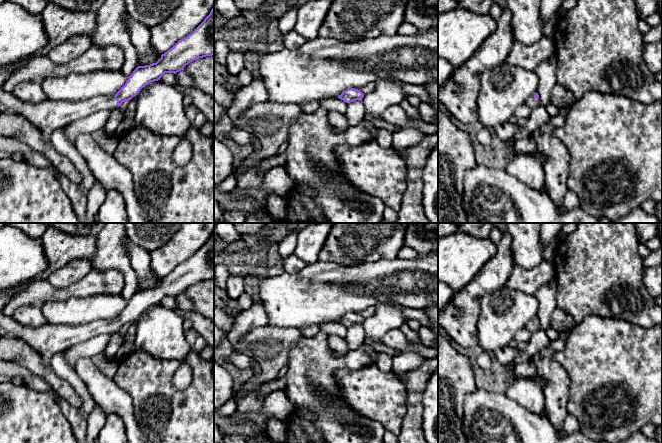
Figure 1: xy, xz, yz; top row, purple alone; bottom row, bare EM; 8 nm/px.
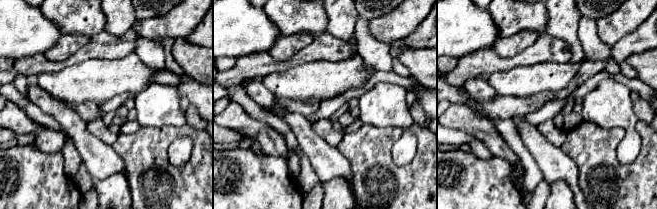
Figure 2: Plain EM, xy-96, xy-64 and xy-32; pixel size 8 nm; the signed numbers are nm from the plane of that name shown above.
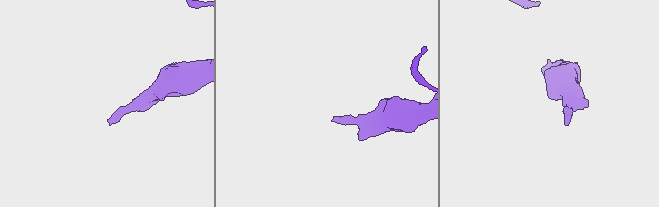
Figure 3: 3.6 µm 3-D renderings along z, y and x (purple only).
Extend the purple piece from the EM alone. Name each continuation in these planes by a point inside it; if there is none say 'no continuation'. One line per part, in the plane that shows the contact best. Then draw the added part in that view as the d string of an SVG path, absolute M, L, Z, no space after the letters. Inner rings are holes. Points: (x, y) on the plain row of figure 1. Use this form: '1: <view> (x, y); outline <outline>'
1: xy (49, 339); outline M0 312L0 336L19 338L35 349L46 364L51 364L52 356L65 352L77 344L86 342L100 334L118 332L115 319L94 321L86 325L66 326L45 324L39 328L30 328Z

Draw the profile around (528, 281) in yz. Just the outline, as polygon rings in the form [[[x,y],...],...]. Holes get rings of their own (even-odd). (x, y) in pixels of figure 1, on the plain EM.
[[[554,260],[544,261],[531,270],[515,264],[507,280],[506,287],[534,295],[541,286],[547,284],[555,277]]]

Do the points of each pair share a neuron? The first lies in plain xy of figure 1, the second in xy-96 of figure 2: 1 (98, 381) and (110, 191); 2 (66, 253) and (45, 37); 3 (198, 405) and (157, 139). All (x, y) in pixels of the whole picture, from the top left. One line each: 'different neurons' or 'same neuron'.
1: different neurons
2: different neurons
3: same neuron

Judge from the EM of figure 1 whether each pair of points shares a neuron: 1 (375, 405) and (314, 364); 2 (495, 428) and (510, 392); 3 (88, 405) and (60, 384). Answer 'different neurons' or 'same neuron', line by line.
1: different neurons
2: different neurons
3: different neurons

